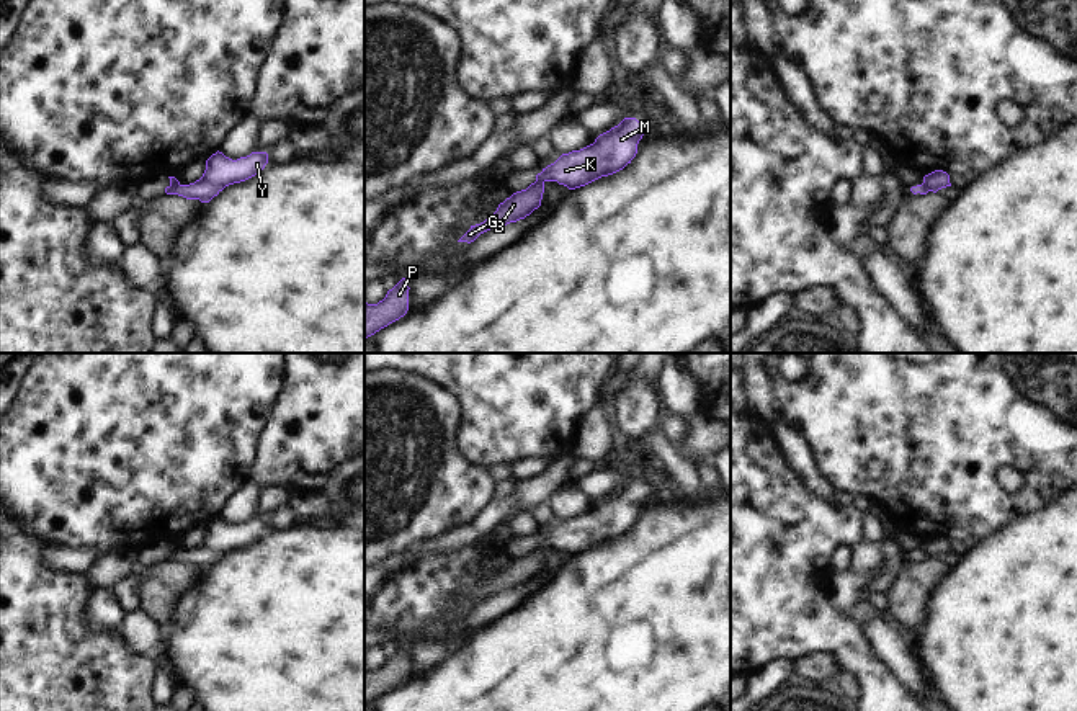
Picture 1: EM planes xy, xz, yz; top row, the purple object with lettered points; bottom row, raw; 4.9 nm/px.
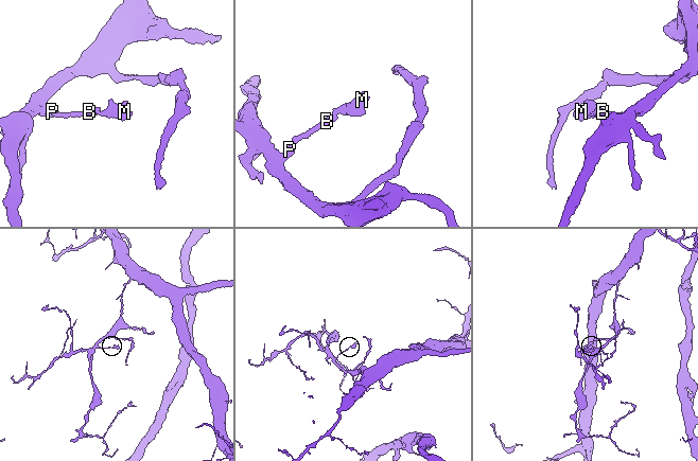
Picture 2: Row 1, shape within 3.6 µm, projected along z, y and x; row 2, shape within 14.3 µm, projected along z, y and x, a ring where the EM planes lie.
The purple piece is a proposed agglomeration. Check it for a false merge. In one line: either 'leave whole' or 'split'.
split

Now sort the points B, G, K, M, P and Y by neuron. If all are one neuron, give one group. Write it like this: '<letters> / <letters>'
B G P / K M Y

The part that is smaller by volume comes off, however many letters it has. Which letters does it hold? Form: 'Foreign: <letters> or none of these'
Foreign: K, M, Y

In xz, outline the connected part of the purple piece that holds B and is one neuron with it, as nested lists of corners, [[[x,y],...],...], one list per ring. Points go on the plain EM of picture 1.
[[[534,548],[526,556],[513,559],[503,569],[498,570],[497,577],[480,590],[471,592],[471,595],[458,608],[474,608],[480,600],[498,595],[510,588],[516,588],[530,582],[541,572],[544,559],[544,548]]]

